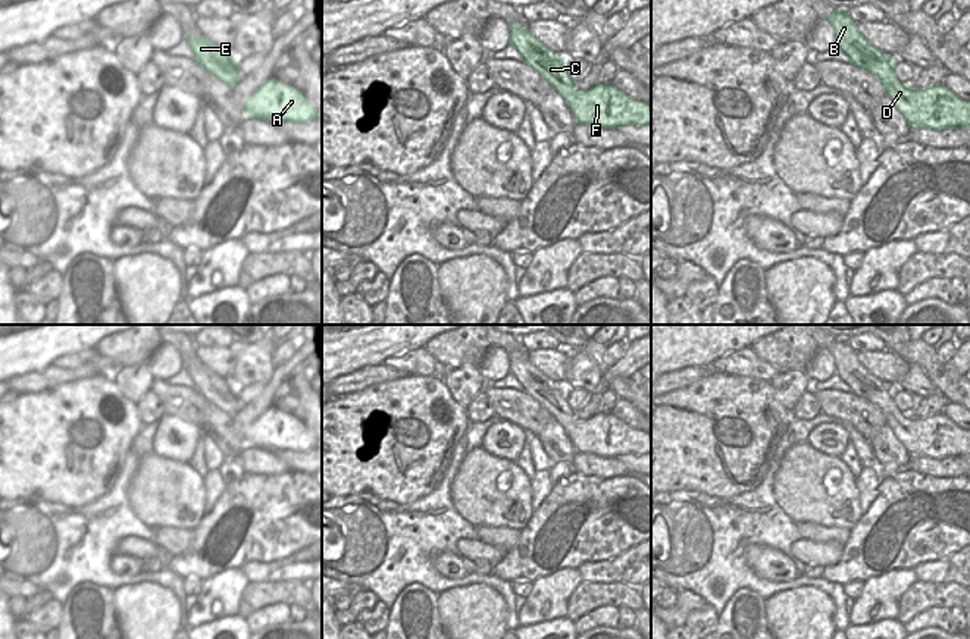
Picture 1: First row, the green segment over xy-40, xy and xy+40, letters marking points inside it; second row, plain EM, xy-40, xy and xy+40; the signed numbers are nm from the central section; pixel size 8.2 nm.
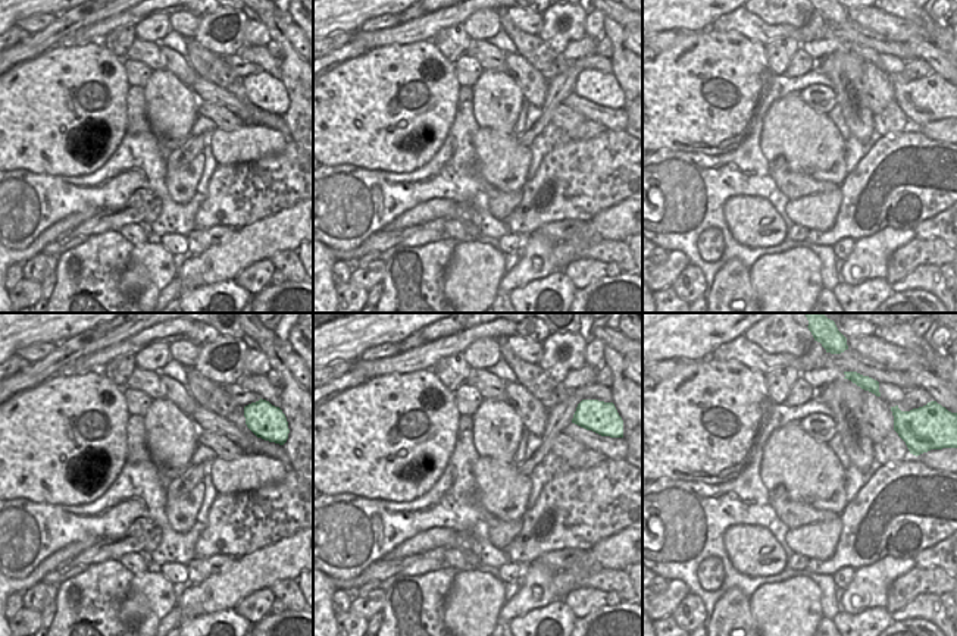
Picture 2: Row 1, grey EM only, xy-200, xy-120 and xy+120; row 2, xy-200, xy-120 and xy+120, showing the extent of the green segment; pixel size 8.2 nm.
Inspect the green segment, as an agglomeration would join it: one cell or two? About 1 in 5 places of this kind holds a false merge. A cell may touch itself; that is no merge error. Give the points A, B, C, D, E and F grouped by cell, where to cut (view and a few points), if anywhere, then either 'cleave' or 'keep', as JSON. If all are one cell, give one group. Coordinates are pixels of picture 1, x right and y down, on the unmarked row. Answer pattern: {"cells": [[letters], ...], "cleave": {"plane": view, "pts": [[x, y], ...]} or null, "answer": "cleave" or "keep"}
{"cells": [["A", "B", "C", "D", "E", "F"]], "cleave": null, "answer": "keep"}

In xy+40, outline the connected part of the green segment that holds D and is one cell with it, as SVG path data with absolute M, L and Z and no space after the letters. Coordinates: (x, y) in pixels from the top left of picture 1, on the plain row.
M844 338L827 345L835 357L836 373L849 385L849 392L874 404L897 439L910 455L927 458L957 458L970 455L970 430L961 429L944 413L913 419L901 413L894 401L891 383L873 376L860 364L857 351Z

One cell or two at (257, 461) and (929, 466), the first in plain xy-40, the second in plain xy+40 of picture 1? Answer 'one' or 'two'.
one

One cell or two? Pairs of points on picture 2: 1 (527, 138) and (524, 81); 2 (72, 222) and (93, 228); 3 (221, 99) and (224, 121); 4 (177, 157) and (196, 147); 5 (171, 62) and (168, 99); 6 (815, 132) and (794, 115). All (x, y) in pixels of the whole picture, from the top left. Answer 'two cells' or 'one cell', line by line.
1: two cells
2: two cells
3: two cells
4: one cell
5: two cells
6: one cell

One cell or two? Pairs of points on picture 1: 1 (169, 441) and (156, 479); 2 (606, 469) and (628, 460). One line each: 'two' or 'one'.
1: two
2: two

